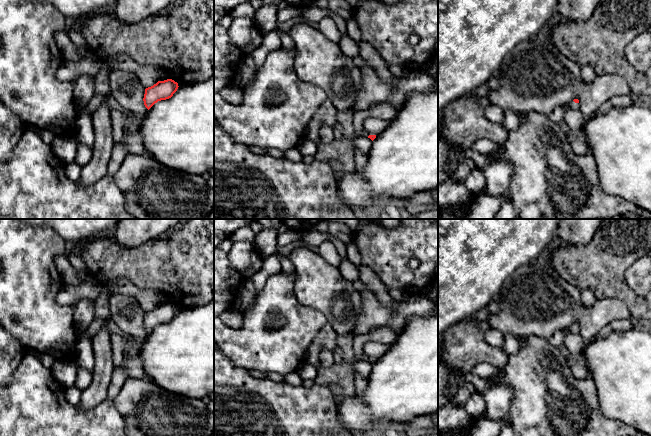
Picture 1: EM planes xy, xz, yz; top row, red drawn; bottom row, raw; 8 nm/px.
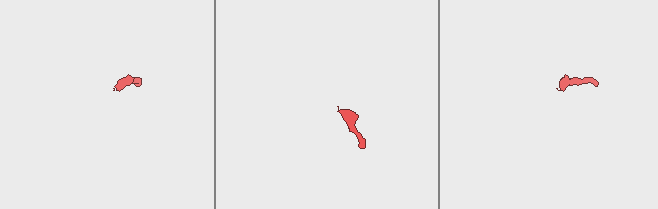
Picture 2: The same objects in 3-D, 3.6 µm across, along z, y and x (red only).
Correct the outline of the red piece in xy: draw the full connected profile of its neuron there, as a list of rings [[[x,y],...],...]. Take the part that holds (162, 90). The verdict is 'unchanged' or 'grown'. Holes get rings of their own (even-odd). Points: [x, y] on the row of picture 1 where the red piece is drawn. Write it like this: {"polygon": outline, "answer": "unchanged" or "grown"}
{"polygon": [[[172,79],[158,81],[151,87],[145,89],[144,105],[149,110],[155,103],[169,99],[178,89],[178,83]]], "answer": "unchanged"}

